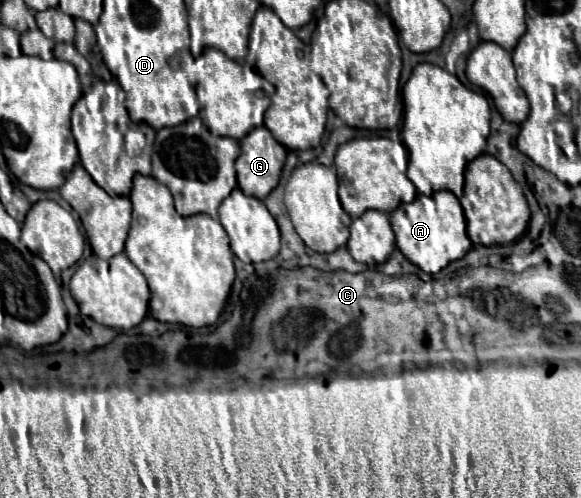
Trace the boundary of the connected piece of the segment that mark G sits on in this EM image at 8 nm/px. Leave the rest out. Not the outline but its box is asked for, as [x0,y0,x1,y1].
[236,126,286,200]

